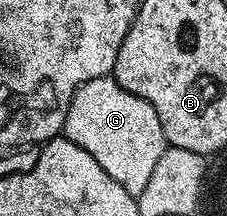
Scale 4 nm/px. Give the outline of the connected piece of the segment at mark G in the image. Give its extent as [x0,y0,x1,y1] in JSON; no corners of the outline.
[63,76,167,196]

